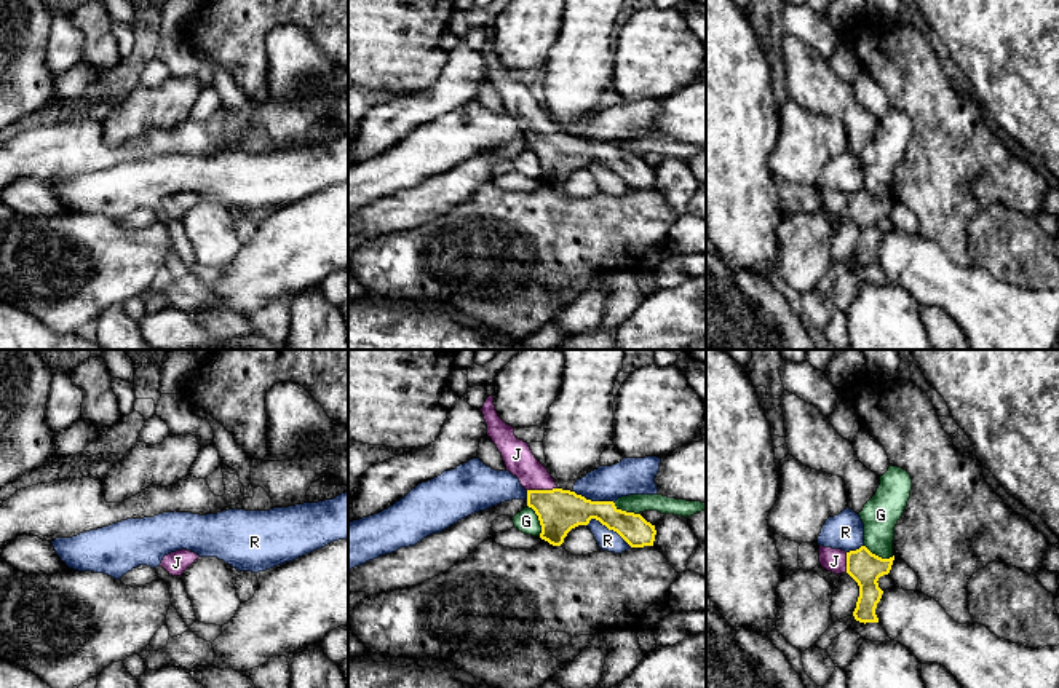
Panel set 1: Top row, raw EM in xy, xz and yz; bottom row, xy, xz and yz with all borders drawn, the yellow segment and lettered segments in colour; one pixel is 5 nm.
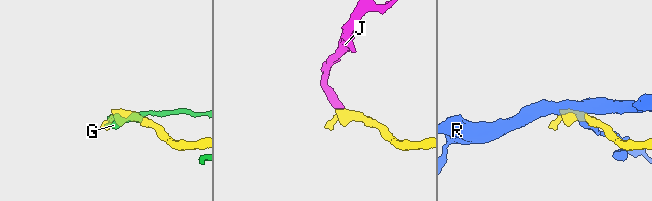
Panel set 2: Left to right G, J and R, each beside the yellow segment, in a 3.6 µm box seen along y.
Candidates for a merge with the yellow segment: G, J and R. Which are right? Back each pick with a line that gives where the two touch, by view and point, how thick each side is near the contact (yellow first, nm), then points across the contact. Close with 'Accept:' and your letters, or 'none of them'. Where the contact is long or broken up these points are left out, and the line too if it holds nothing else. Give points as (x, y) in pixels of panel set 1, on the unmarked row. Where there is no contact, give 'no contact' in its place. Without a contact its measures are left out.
J: contact xz (542, 133); calibres 220 and 150 nm; way xz (559, 154), (542, 133), (516, 96)
Accept: J

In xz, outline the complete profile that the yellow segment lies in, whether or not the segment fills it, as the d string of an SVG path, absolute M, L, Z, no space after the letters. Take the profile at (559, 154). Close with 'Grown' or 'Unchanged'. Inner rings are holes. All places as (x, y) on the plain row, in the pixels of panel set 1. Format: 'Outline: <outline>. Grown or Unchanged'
Outline: M494 38L486 42L481 54L487 78L502 96L506 113L516 118L527 132L527 148L538 158L541 182L561 188L572 171L588 168L591 161L596 161L617 174L631 190L653 188L655 168L641 156L621 153L613 144L591 144L575 134L559 131L529 86L518 81L514 70L498 59Z. Grown

